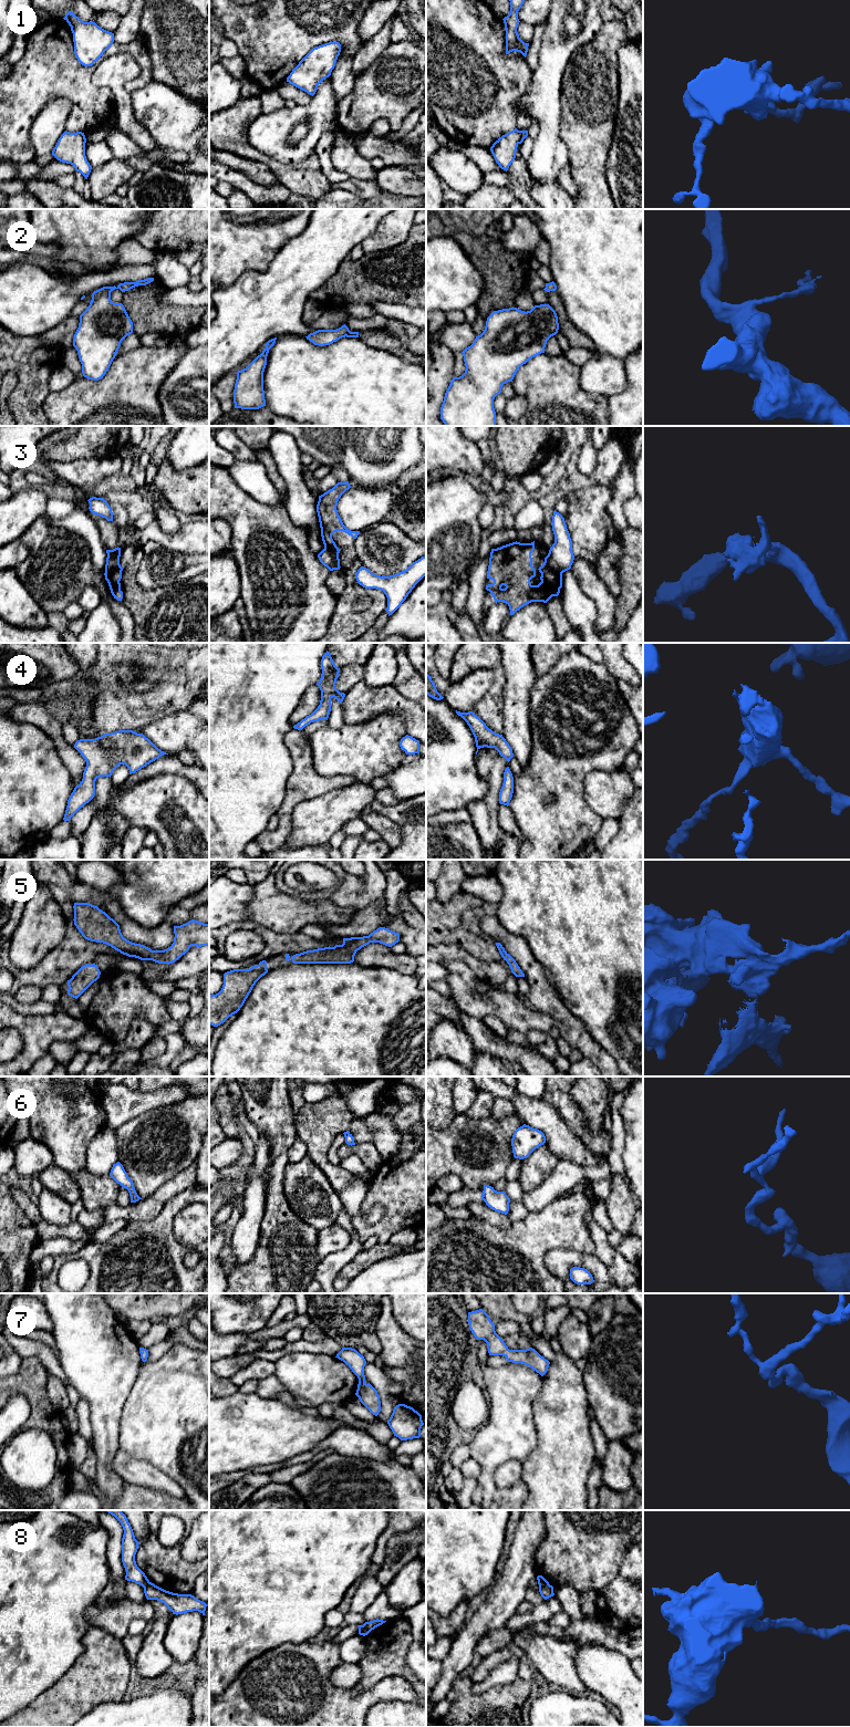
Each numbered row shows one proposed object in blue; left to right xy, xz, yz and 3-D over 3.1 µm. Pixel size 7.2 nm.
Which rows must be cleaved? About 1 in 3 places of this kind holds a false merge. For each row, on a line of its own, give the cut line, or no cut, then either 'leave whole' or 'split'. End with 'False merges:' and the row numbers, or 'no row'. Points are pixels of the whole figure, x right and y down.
1: no cut | leave whole
2: no cut | leave whole
3: yz (547, 555), (549, 565), (555, 571), (561, 573) | split
4: no cut | leave whole
5: no cut | leave whole
6: no cut | leave whole
7: no cut | leave whole
8: yz (548, 1583), (539, 1585) | split
False merges: 3, 8

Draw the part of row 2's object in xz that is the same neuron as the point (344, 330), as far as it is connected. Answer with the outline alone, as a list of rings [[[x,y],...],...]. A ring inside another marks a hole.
[[[344,324],[336,330],[318,330],[310,333],[307,337],[314,345],[324,346],[330,345],[333,342],[342,337],[359,337],[359,332],[351,332],[349,327]]]

